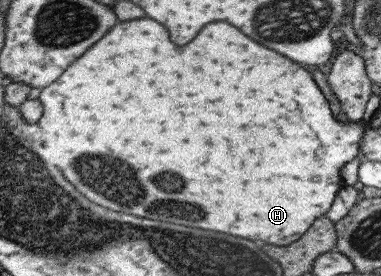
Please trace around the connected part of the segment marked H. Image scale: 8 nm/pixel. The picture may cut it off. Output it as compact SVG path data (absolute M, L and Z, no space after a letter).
M133 19L133 21L117 23L95 45L91 45L77 61L73 61L73 65L69 65L61 73L61 77L53 81L53 85L43 87L37 99L43 109L37 121L37 129L39 129L41 143L51 145L51 149L45 149L49 161L91 203L97 203L111 211L129 213L135 217L145 217L145 219L155 219L155 221L165 221L165 223L175 223L185 227L211 229L211 231L235 235L241 239L251 239L251 241L259 239L271 245L289 245L291 241L299 239L307 231L307 227L313 223L313 219L321 217L329 209L333 195L341 187L339 171L343 163L356 157L359 151L358 143L362 141L364 130L363 120L337 123L337 119L331 115L327 107L325 97L319 93L311 75L301 65L281 57L271 49L265 49L263 45L257 45L255 41L249 41L249 37L245 37L235 27L221 21L201 27L201 31L193 37L193 41L189 41L183 47L175 47L167 39L165 27L151 19Z

